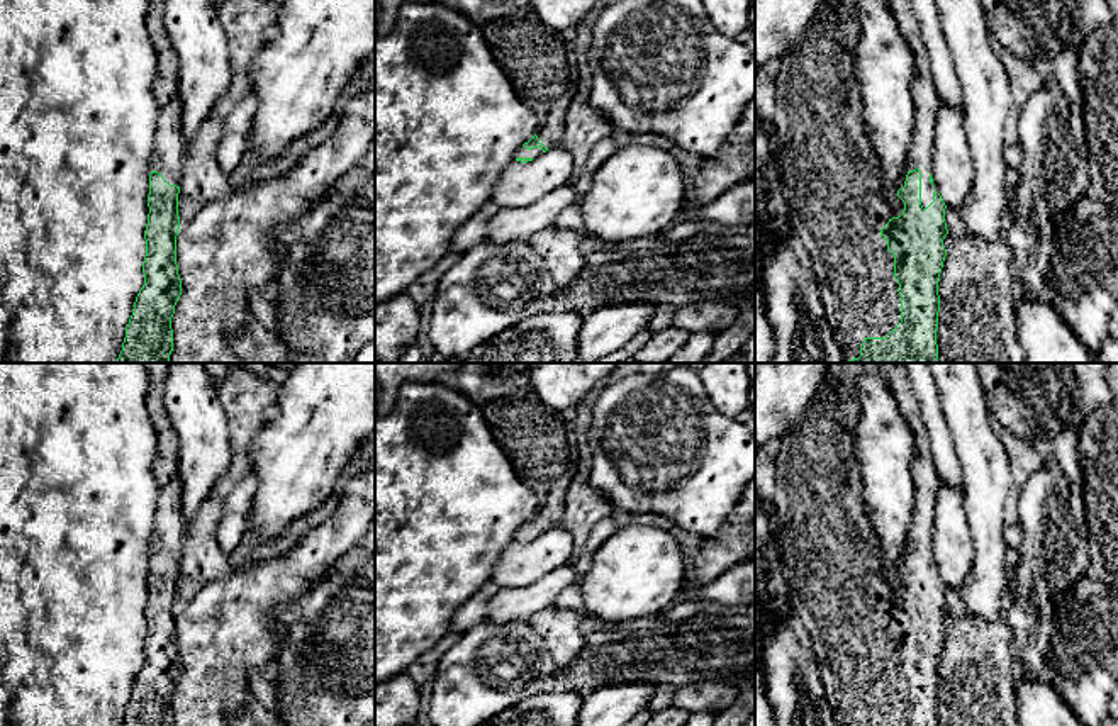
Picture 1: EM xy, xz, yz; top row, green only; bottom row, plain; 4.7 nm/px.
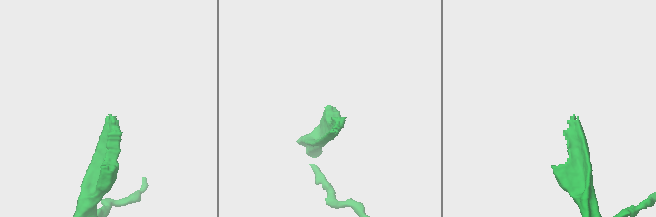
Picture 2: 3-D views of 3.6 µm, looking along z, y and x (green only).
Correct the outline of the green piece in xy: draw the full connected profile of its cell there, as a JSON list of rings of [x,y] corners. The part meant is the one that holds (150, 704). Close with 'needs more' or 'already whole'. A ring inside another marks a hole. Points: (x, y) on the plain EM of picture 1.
[[[163,383],[149,385],[146,405],[158,438],[154,473],[159,499],[151,534],[144,665],[136,677],[122,726],[173,726],[171,697],[182,675],[176,645],[178,573],[187,522],[176,468],[178,439],[165,405]]]; needs more

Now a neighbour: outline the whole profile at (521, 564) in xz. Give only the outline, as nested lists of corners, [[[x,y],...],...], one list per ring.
[[[556,526],[533,541],[507,544],[492,570],[490,582],[499,589],[529,585],[556,567],[570,563],[572,556],[572,534]]]

